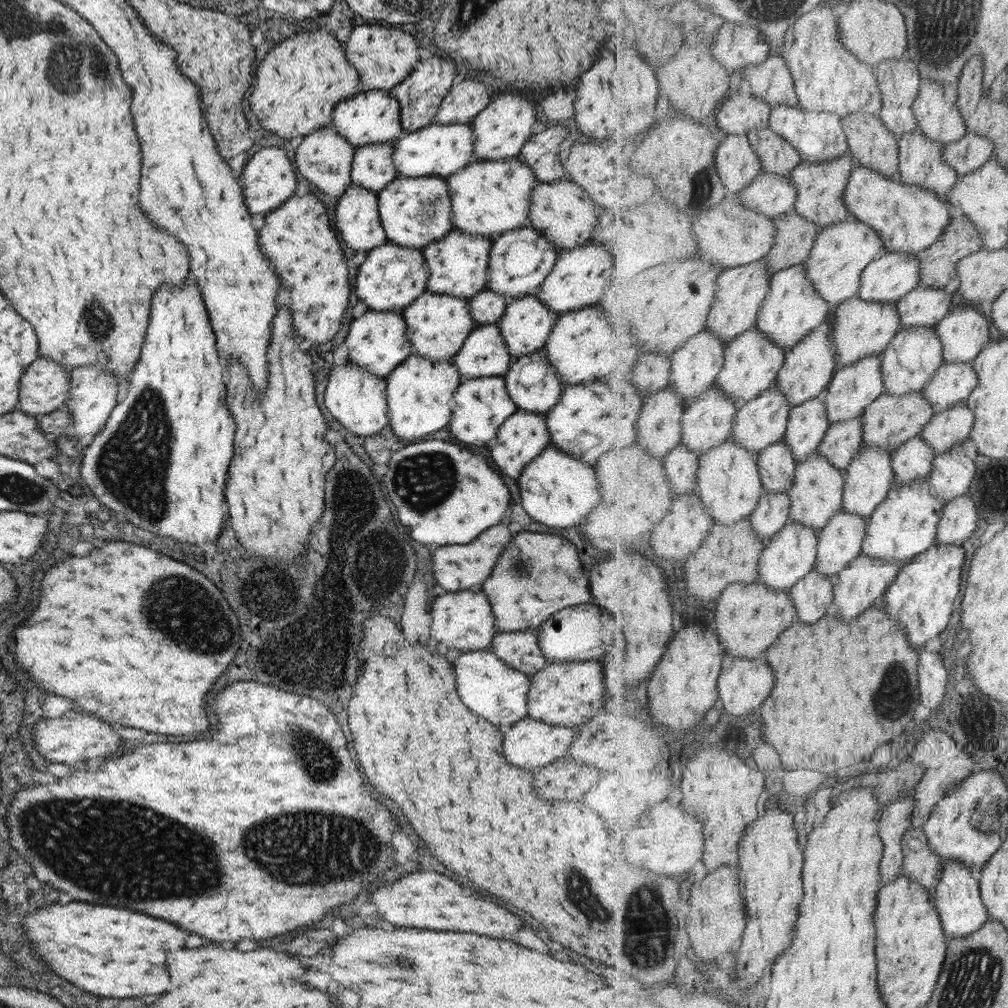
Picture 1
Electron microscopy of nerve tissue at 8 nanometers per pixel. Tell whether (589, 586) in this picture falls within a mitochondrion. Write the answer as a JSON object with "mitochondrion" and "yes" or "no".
{"mitochondrion":"no"}

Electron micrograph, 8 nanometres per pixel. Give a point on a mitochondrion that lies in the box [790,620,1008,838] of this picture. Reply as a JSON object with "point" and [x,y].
{"point":[894,686]}

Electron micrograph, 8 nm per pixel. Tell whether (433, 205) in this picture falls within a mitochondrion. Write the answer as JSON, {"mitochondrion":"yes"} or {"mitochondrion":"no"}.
{"mitochondrion":"yes"}

